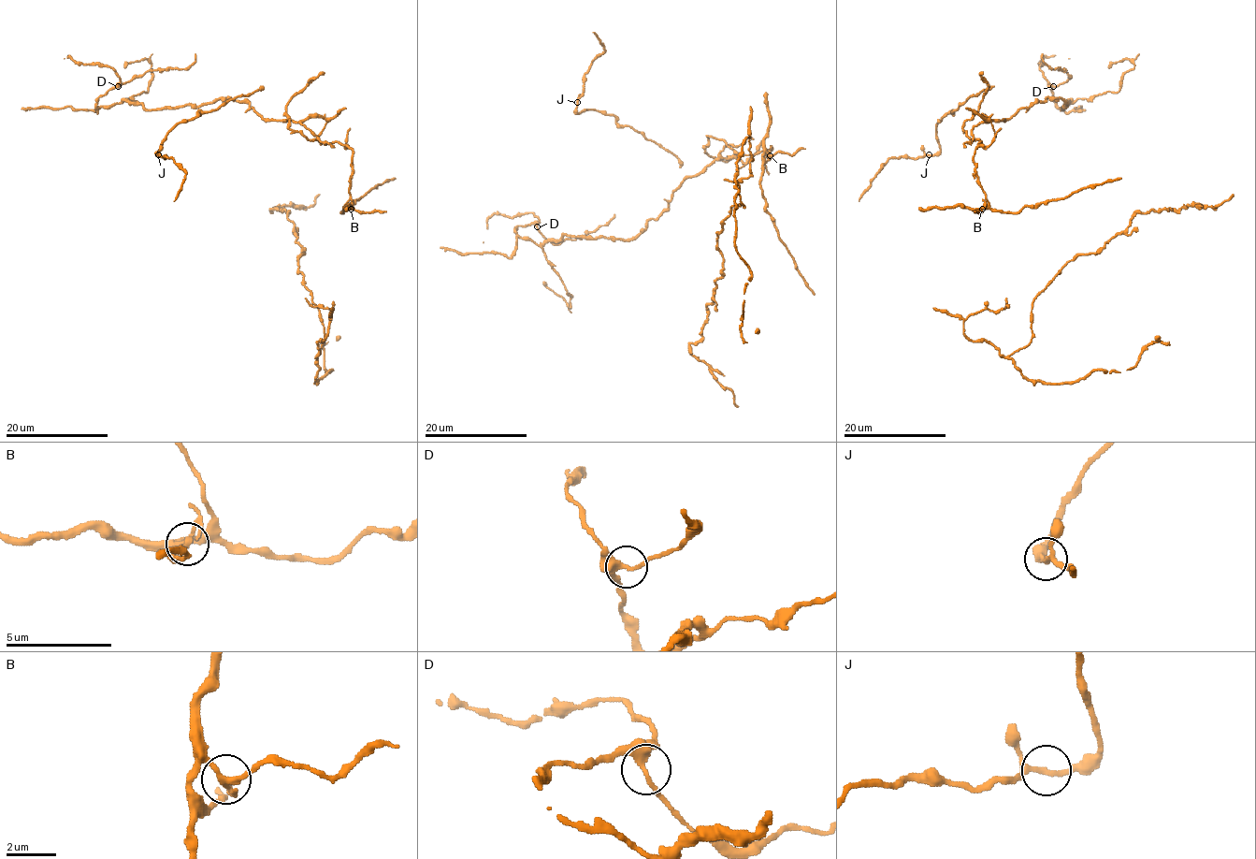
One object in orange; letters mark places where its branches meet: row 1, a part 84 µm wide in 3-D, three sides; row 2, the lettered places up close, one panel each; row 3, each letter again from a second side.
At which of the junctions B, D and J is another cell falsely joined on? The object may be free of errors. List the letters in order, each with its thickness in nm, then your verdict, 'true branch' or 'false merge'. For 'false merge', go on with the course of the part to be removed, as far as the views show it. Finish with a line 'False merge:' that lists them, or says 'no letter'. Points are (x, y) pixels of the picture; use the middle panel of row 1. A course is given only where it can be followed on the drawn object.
B: 200 nm | true branch
D: 280 nm | true branch
J: 170 nm | true branch
False merge: no letter

